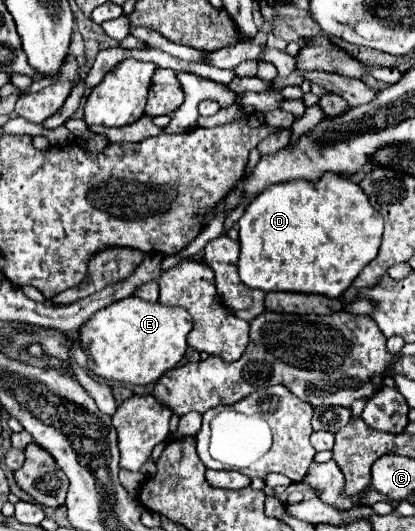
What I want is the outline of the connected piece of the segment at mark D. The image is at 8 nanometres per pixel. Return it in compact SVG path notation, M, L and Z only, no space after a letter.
M327 174L323 180L305 182L293 180L267 188L263 196L257 196L239 218L239 276L245 286L259 288L263 292L303 292L323 294L339 298L361 270L377 258L383 234L383 218L369 204L359 184L349 178Z

